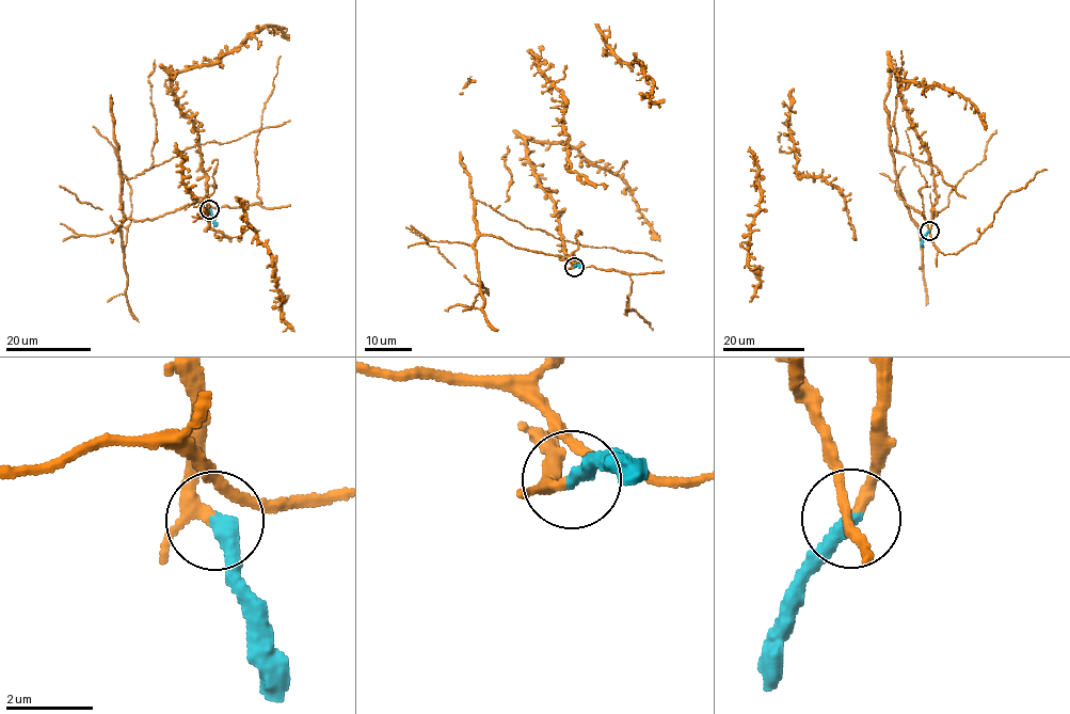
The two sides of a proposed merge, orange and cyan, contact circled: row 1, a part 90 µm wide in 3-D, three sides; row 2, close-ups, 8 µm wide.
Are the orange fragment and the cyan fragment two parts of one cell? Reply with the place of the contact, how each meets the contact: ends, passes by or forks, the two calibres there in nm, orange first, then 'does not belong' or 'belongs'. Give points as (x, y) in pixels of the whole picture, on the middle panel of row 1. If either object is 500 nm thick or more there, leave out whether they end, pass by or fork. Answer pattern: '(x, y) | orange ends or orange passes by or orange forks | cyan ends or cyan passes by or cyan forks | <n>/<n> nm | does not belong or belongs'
(574, 267) | orange forks | cyan ends | 200/400 nm | belongs

